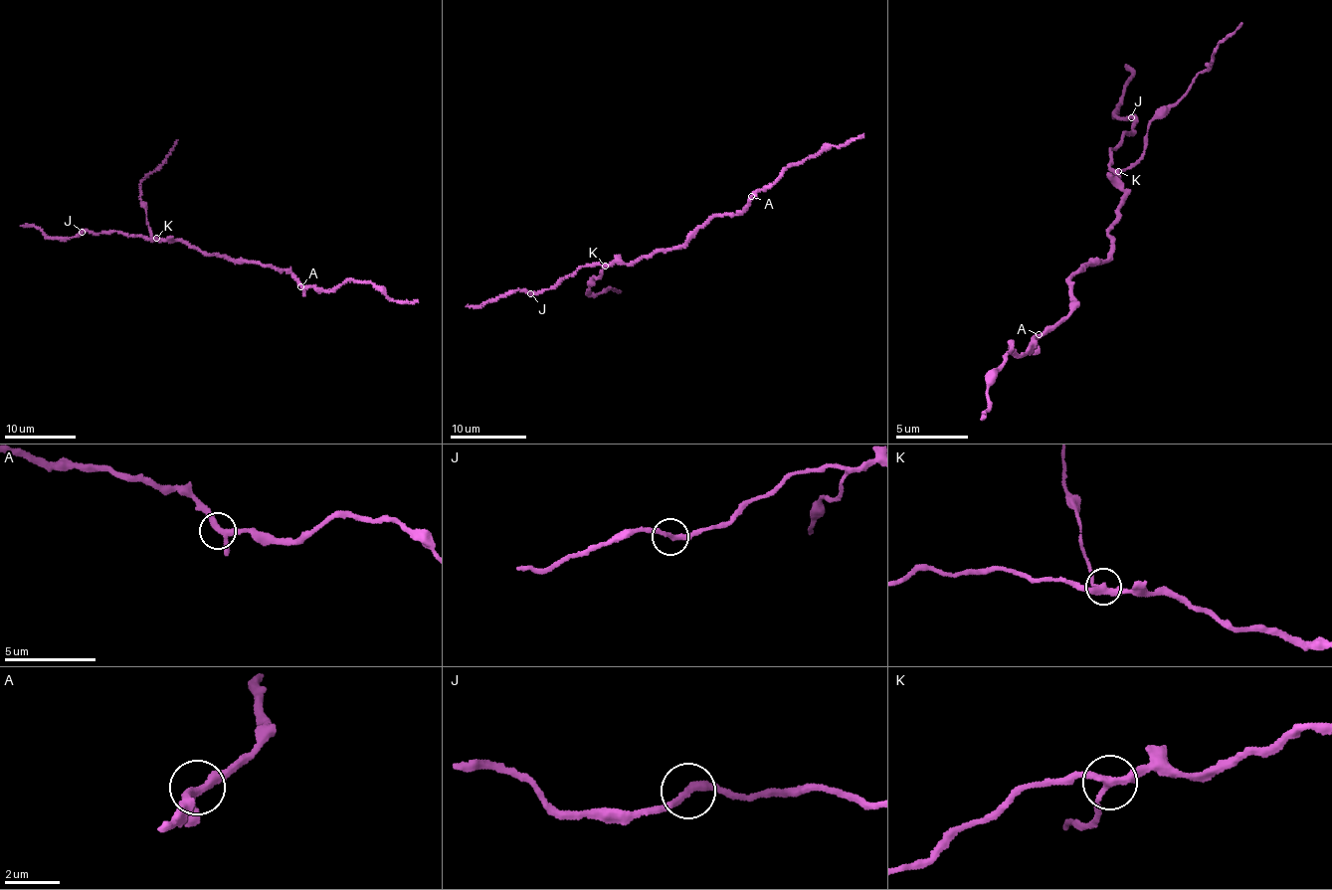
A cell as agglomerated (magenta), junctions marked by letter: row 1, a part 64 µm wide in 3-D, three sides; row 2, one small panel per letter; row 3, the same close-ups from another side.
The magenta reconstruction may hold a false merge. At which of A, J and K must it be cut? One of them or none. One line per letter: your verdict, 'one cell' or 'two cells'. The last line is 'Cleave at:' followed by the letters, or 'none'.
A: one cell
J: one cell
K: two cells
Cleave at: K

